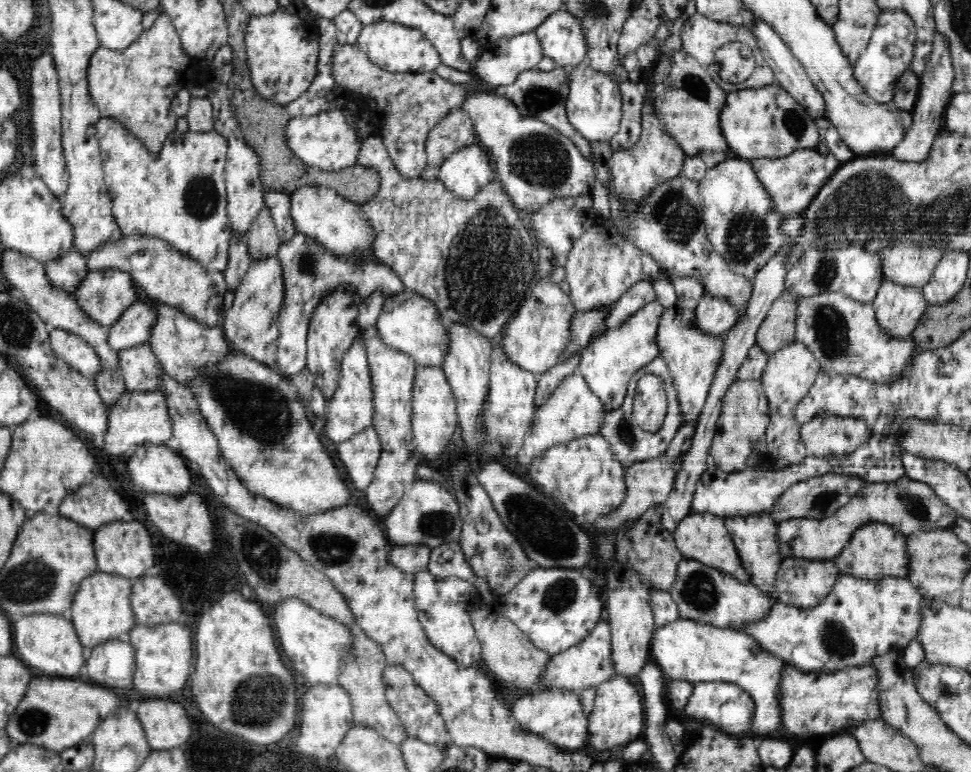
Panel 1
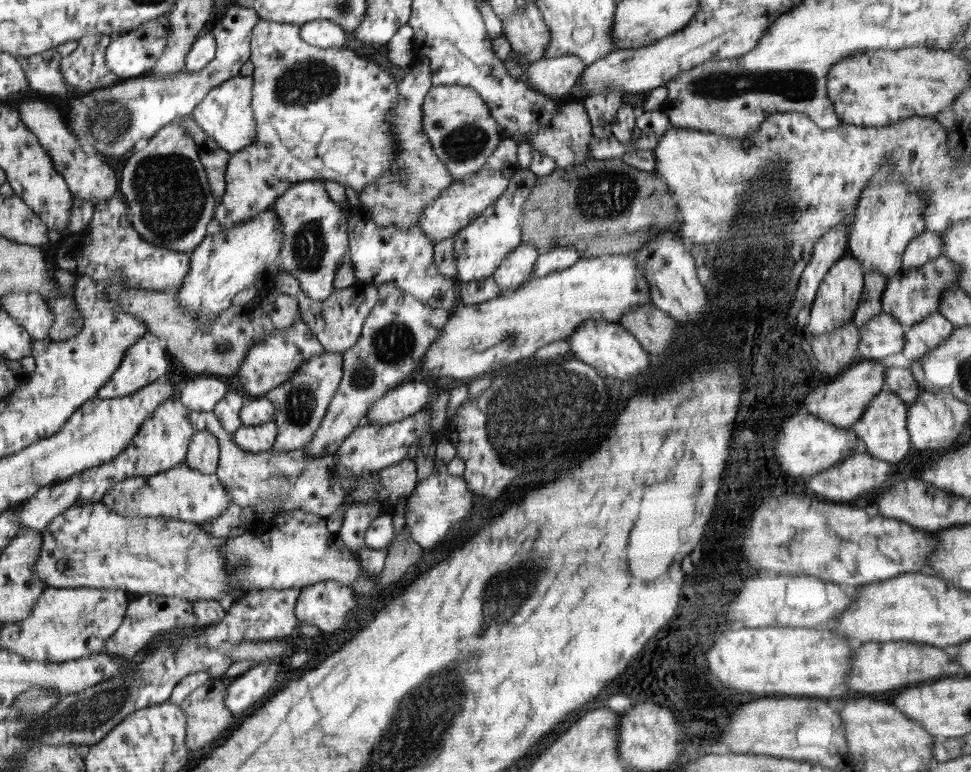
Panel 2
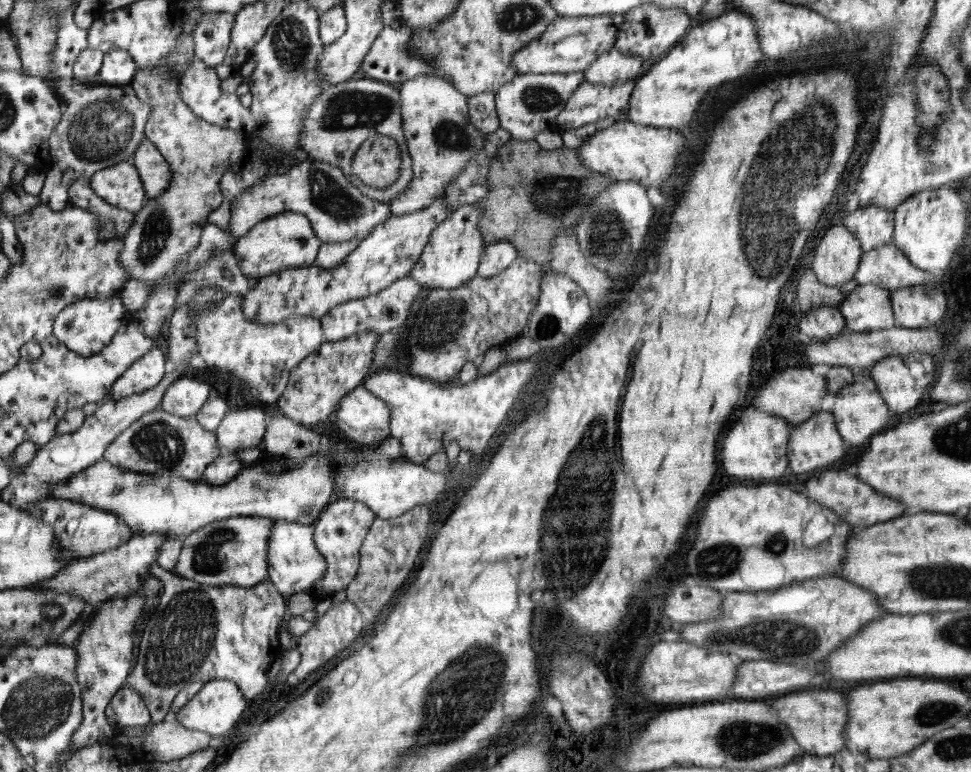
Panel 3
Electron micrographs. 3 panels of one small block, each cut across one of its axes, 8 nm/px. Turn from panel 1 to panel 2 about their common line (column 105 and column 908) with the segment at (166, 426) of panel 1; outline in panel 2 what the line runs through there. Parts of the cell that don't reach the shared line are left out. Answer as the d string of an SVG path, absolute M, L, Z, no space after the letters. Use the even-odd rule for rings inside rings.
M880 390L877 396L867 403L865 411L859 419L852 424L851 429L854 436L863 442L865 450L873 458L885 460L885 462L899 462L909 450L909 436L905 429L905 415L907 405L895 393L888 390Z

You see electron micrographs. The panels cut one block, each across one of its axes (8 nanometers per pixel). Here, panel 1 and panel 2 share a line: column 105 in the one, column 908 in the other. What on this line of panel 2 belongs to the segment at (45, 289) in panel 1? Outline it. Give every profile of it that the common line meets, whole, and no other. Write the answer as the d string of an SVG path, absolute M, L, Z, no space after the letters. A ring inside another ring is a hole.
M935 312L916 324L904 329L902 354L911 364L918 362L929 349L939 345L941 341L947 339L952 332L953 326Z

